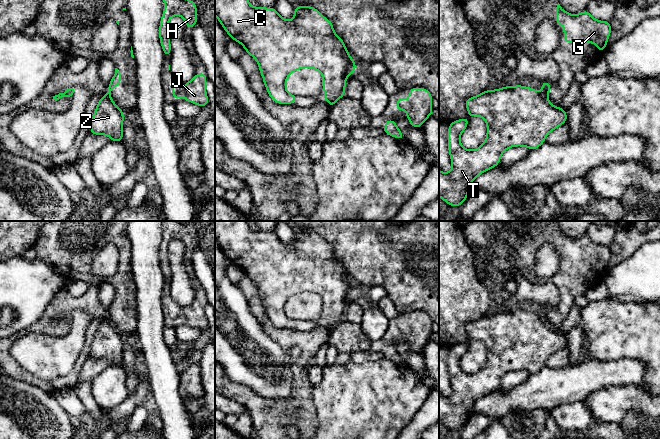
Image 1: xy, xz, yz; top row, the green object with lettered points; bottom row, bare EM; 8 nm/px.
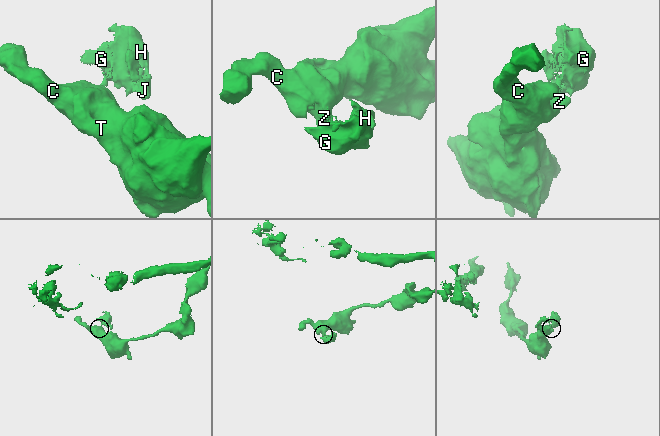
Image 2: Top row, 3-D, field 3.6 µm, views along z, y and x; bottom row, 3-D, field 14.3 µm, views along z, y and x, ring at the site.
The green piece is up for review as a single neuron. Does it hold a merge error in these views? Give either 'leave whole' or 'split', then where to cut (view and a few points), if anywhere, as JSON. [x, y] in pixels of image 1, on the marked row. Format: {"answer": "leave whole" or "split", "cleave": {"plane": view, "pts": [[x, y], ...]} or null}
{"answer": "split", "cleave": {"plane": "yz", "pts": [[543, 94], [546, 98]]}}

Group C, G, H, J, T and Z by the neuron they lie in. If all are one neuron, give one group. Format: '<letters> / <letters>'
C T Z / G H J

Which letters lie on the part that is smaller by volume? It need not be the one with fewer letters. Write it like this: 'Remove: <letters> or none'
Remove: G, H, J

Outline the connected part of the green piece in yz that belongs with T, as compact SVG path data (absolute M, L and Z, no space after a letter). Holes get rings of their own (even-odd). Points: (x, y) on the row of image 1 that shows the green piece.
M522 85L487 89L477 96L465 99L465 104L469 117L455 120L448 127L448 150L452 170L449 173L439 170L439 196L450 206L460 207L464 203L471 183L478 175L498 166L505 150L514 146L535 150L545 142L551 131L567 122L566 110L552 105L542 92ZM472 116L485 119L487 135L480 147L468 150L461 145L460 136Z

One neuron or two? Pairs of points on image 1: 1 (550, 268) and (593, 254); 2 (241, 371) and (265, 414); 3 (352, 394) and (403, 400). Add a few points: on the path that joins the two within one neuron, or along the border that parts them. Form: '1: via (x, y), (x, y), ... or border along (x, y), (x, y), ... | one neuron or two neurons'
1: border along (549, 243), (559, 267), (538, 278) | two neurons
2: border along (231, 379), (248, 386), (259, 395), (273, 400) | two neurons
3: via (365, 400), (390, 400) | one neuron

